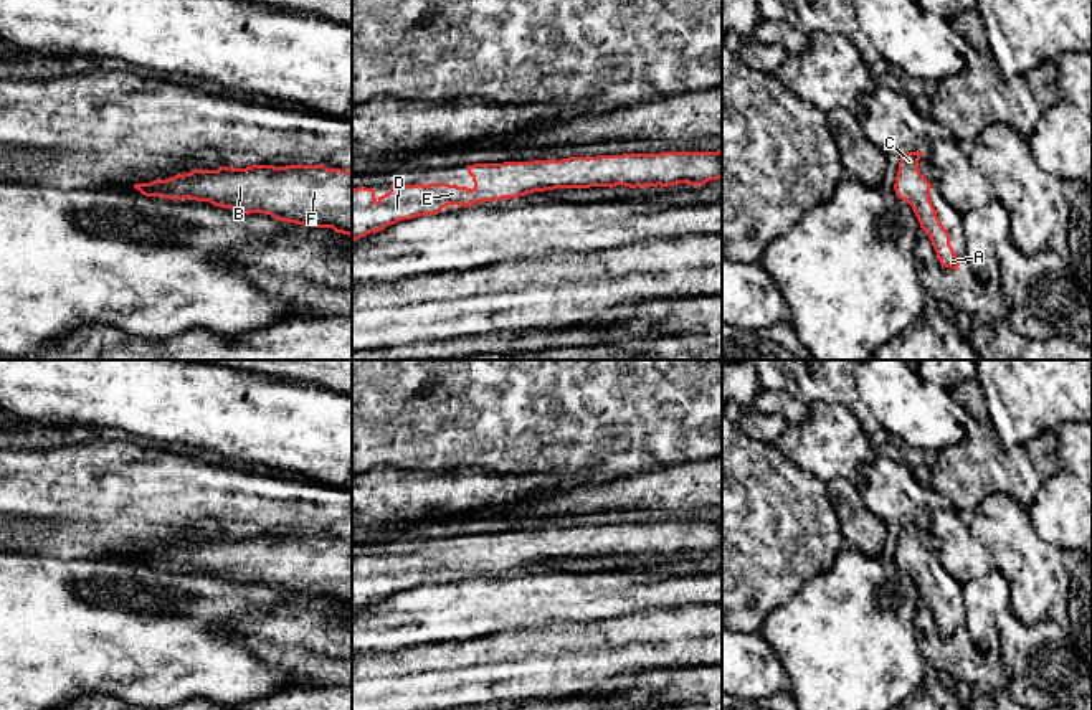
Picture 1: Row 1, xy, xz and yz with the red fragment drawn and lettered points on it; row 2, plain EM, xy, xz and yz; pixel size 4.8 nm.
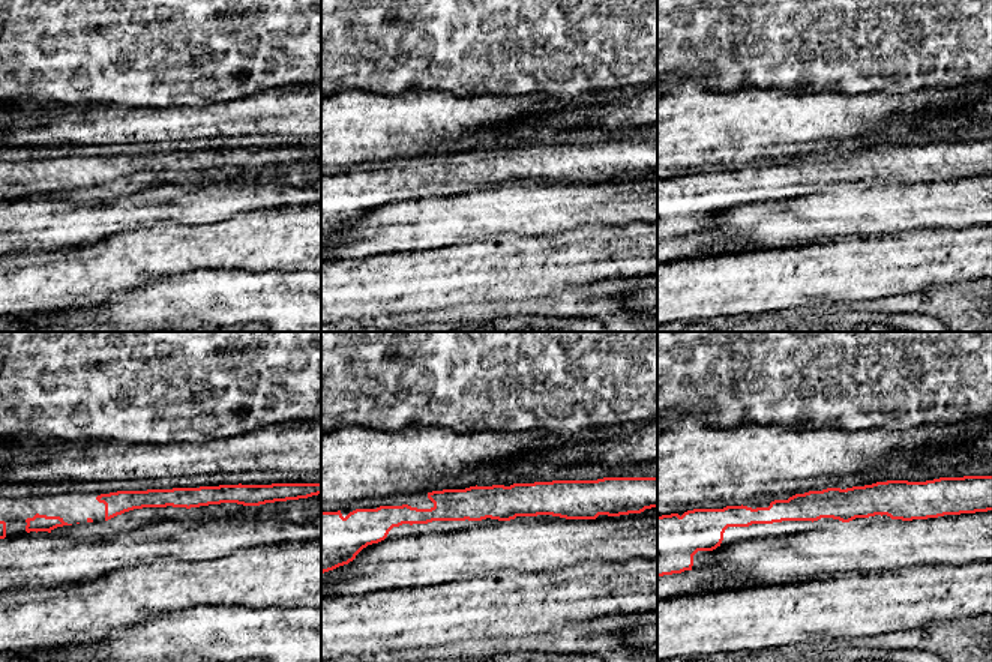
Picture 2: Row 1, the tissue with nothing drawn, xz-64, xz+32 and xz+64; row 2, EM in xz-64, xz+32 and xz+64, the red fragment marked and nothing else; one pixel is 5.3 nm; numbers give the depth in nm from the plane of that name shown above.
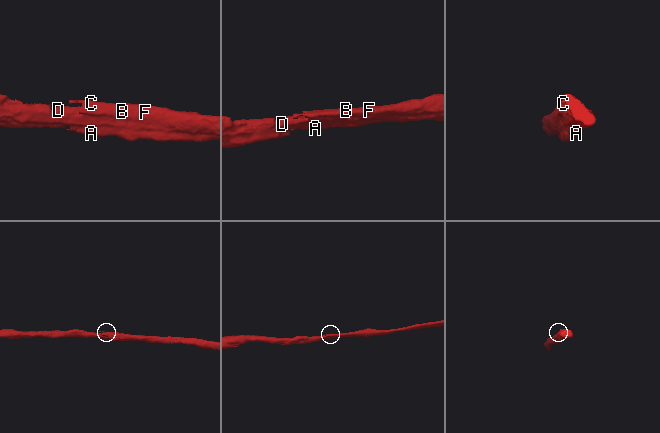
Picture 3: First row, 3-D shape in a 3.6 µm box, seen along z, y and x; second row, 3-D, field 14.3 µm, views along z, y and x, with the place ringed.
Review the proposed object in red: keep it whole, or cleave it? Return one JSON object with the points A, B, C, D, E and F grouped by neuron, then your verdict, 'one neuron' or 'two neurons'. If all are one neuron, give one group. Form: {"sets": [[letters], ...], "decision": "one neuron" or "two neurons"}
{"sets": [["A", "B", "C", "D", "E", "F"]], "decision": "one neuron"}

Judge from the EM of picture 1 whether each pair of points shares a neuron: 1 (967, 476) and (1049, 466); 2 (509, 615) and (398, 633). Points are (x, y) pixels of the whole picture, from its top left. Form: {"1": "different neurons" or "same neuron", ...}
{"1": "same neuron", "2": "same neuron"}

